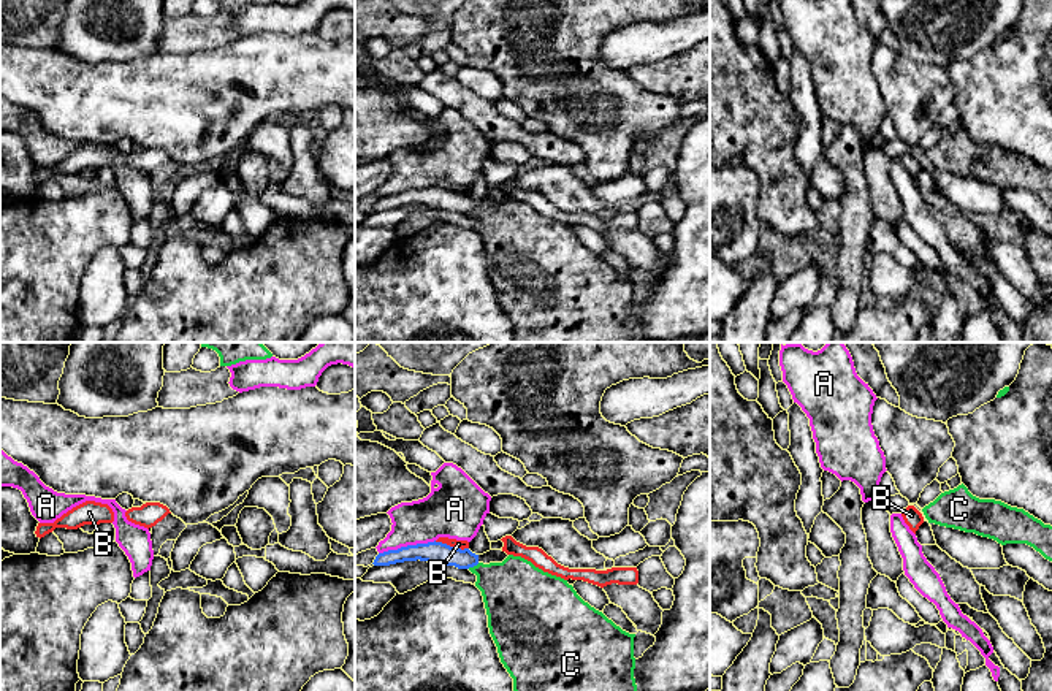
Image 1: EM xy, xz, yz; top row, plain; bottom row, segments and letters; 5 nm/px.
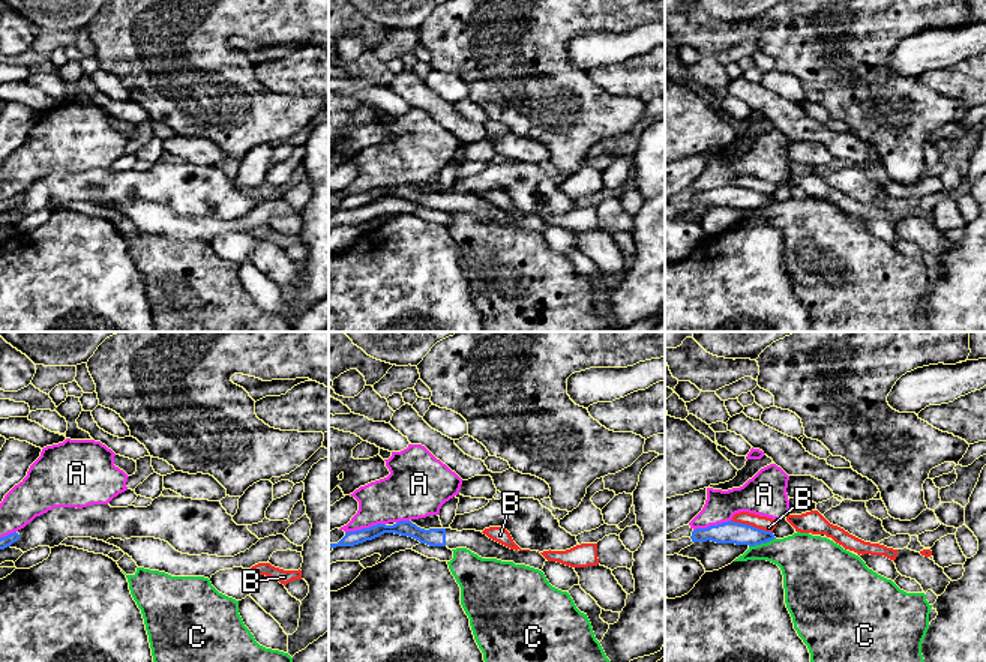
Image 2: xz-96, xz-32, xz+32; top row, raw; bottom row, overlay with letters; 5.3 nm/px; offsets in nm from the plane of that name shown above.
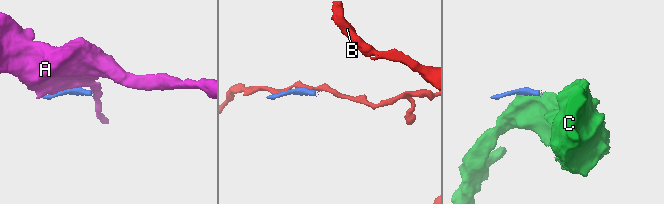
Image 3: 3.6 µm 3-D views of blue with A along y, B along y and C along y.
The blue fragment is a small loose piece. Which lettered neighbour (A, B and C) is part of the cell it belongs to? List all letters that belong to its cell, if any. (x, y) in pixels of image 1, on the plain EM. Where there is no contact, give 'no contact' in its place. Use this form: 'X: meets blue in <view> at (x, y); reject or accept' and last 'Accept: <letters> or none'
A: meets blue in xz at (407, 190); reject
B: meets blue in xz at (452, 192); reject
C: meets blue in xz at (472, 211); reject
Accept: none

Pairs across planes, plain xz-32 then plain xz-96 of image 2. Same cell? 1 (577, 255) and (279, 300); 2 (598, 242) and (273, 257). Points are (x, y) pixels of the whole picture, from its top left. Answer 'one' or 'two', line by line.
1: one
2: one

